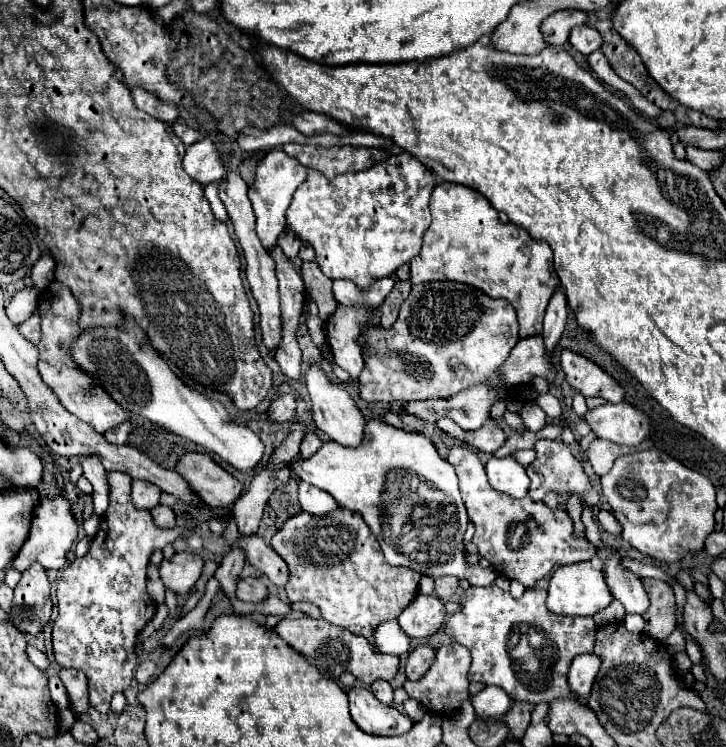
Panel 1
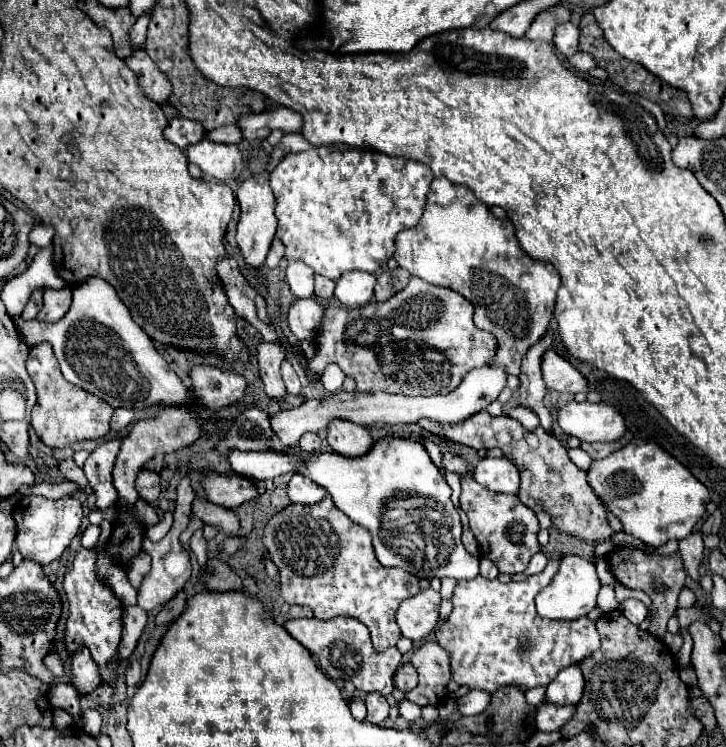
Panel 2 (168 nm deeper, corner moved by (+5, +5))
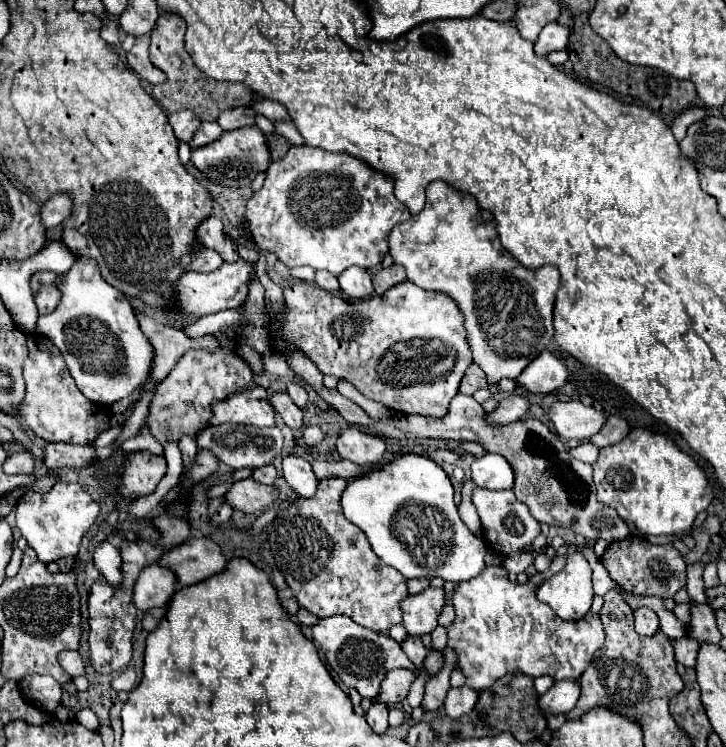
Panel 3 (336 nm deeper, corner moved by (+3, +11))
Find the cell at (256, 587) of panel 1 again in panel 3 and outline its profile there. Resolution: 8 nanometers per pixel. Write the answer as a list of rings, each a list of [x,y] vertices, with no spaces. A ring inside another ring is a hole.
[[[193,538],[181,546],[175,546],[165,552],[157,564],[171,570],[181,586],[197,584],[225,570],[225,558],[219,546],[209,538]]]

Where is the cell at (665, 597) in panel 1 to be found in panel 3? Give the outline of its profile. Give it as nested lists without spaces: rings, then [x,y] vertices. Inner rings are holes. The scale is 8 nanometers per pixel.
[[[627,536],[625,540],[613,542],[601,556],[601,564],[609,572],[611,580],[629,594],[635,596],[659,596],[673,598],[677,590],[685,586],[687,566],[683,566],[681,552],[671,544],[651,544],[639,536]]]

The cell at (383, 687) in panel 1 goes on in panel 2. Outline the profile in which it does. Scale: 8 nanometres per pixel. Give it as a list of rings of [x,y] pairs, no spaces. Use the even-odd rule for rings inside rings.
[[[369,692],[367,698],[365,698],[365,704],[367,704],[367,722],[371,724],[383,724],[389,716],[389,702],[383,694],[379,692]]]

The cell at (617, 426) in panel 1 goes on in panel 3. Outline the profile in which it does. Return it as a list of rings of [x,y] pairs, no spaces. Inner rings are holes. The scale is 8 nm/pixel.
[[[579,400],[555,402],[551,404],[547,416],[553,422],[555,432],[565,440],[591,438],[605,424],[603,412],[581,404]]]

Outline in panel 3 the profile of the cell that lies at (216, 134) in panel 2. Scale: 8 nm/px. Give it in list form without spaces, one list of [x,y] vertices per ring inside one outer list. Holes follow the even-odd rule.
[[[201,122],[201,126],[195,130],[193,138],[189,140],[189,148],[191,150],[201,148],[201,146],[217,140],[221,134],[223,134],[223,130],[221,130],[221,126],[217,122]]]

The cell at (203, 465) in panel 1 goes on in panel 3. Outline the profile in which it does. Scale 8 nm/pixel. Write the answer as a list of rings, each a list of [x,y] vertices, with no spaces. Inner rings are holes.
[[[253,478],[235,482],[231,486],[231,490],[225,494],[225,500],[245,512],[245,514],[255,514],[255,512],[263,512],[265,508],[269,508],[273,502],[279,500],[279,490],[275,486],[263,486],[259,482],[255,482]]]

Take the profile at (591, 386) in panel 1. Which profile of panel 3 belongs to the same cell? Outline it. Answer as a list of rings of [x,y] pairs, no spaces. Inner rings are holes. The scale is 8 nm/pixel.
[[[549,350],[541,352],[529,368],[517,376],[517,386],[527,394],[551,394],[559,390],[567,380],[567,368]]]

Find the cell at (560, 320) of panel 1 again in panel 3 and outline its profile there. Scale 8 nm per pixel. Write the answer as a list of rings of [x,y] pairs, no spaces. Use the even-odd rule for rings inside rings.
[[[513,394],[513,396],[507,396],[505,400],[499,402],[499,406],[485,414],[485,422],[491,424],[491,426],[503,426],[503,424],[511,424],[515,420],[519,420],[525,412],[527,412],[529,404],[525,400],[523,394]]]

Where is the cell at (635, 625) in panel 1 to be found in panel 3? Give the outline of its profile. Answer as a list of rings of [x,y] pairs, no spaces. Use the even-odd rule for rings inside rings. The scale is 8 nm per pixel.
[[[679,638],[679,640],[671,640],[673,648],[675,648],[675,658],[677,662],[685,664],[685,666],[693,666],[697,664],[697,652],[699,652],[699,644],[691,638]]]

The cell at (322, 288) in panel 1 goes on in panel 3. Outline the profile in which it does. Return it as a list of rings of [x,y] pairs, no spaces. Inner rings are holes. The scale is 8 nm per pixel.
[[[319,270],[315,282],[317,282],[317,286],[321,286],[321,288],[325,288],[325,290],[329,290],[329,292],[339,292],[339,282],[337,282],[337,278],[335,278],[333,274],[329,274],[327,270]]]

